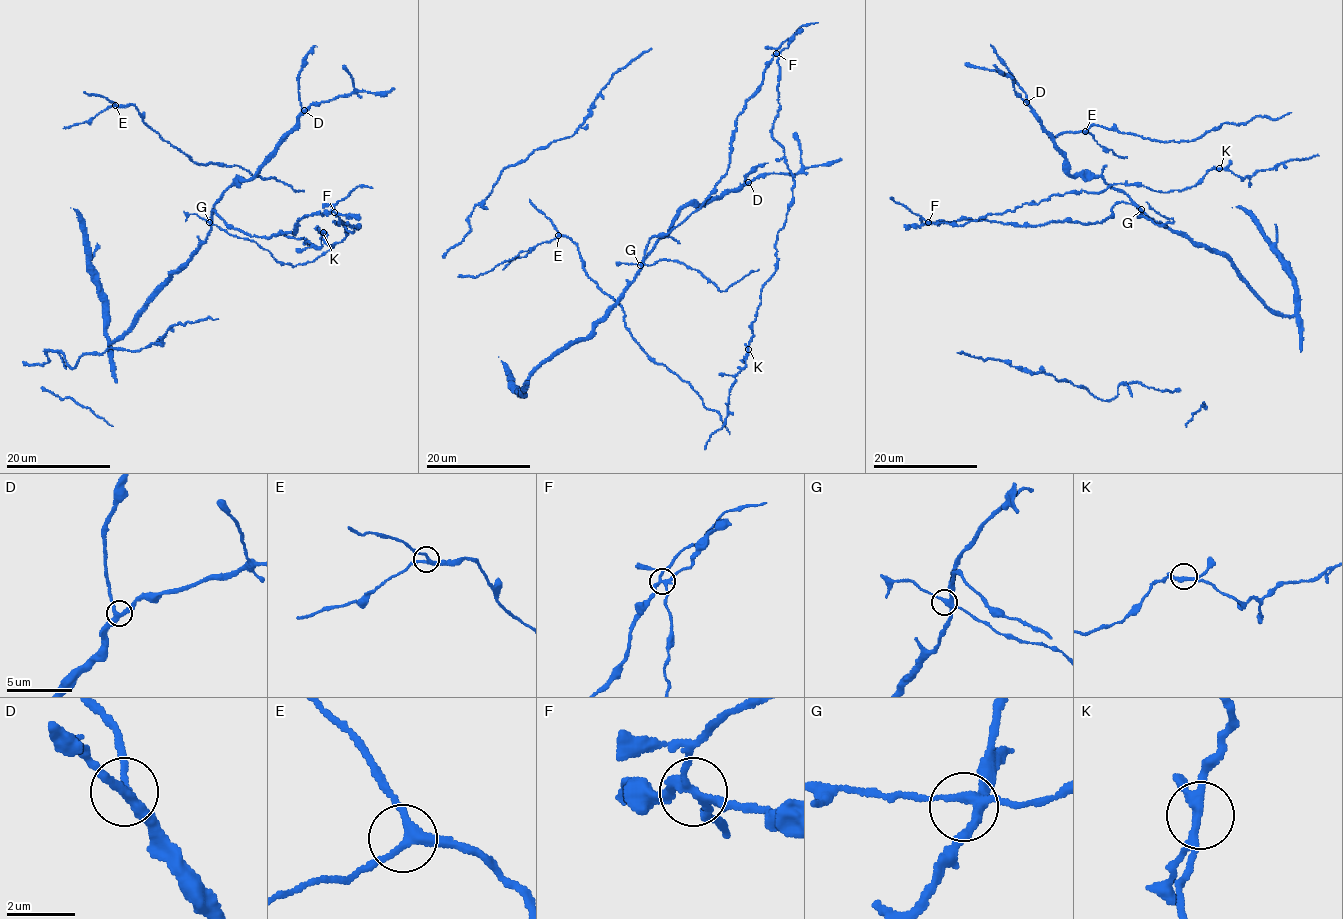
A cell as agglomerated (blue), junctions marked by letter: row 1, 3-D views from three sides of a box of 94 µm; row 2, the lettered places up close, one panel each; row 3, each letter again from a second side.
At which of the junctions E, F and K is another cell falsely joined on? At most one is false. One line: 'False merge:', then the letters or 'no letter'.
False merge: F

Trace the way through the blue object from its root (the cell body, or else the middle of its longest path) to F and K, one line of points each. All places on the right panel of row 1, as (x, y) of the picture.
F: (990, 214), (959, 226), (928, 222)
K: (990, 214), (1038, 204), (1054, 194), (1100, 193), (1118, 183), (1181, 190), (1219, 168)

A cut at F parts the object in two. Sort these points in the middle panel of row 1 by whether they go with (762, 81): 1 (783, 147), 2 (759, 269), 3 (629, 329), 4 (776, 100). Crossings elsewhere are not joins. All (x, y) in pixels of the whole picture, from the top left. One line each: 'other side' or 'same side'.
1: other side
2: same side
3: other side
4: other side

